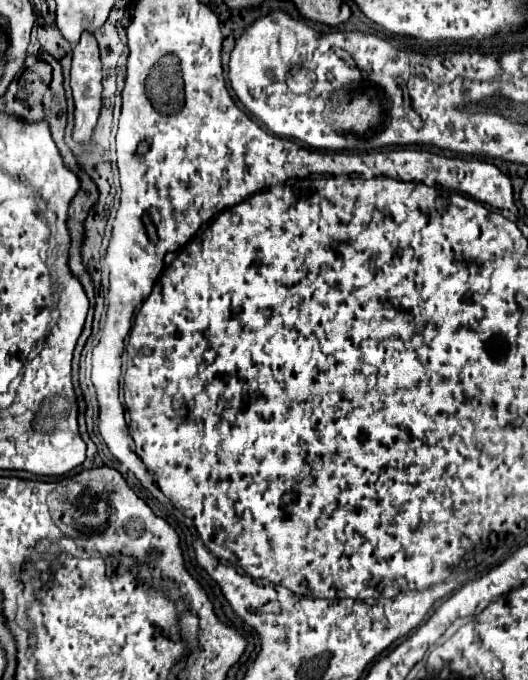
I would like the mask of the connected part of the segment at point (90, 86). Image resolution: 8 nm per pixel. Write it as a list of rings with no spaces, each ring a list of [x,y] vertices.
[[[84,30],[80,42],[74,46],[74,58],[72,58],[72,78],[70,88],[74,94],[76,104],[76,126],[74,126],[74,140],[80,144],[88,144],[92,140],[92,132],[96,126],[96,120],[100,116],[100,96],[102,96],[102,62],[100,62],[100,50],[94,34],[88,34]]]

